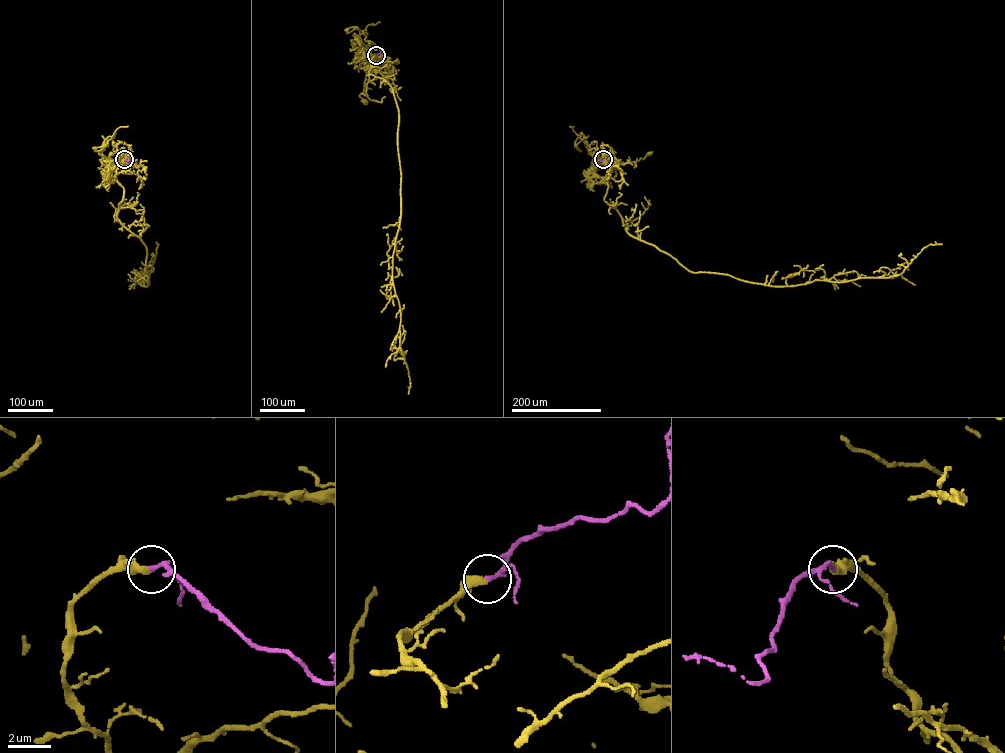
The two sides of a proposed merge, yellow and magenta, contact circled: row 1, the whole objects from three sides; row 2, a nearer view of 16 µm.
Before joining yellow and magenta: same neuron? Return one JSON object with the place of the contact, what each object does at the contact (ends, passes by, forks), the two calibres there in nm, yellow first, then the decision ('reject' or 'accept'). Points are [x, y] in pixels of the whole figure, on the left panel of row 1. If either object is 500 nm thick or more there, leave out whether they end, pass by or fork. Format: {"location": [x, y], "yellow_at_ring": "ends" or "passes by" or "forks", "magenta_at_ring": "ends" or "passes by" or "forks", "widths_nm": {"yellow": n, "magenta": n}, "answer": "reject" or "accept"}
{"location": [124, 159], "yellow_at_ring": "ends", "magenta_at_ring": "ends", "widths_nm": {"yellow": 400, "magenta": 240}, "answer": "accept"}

